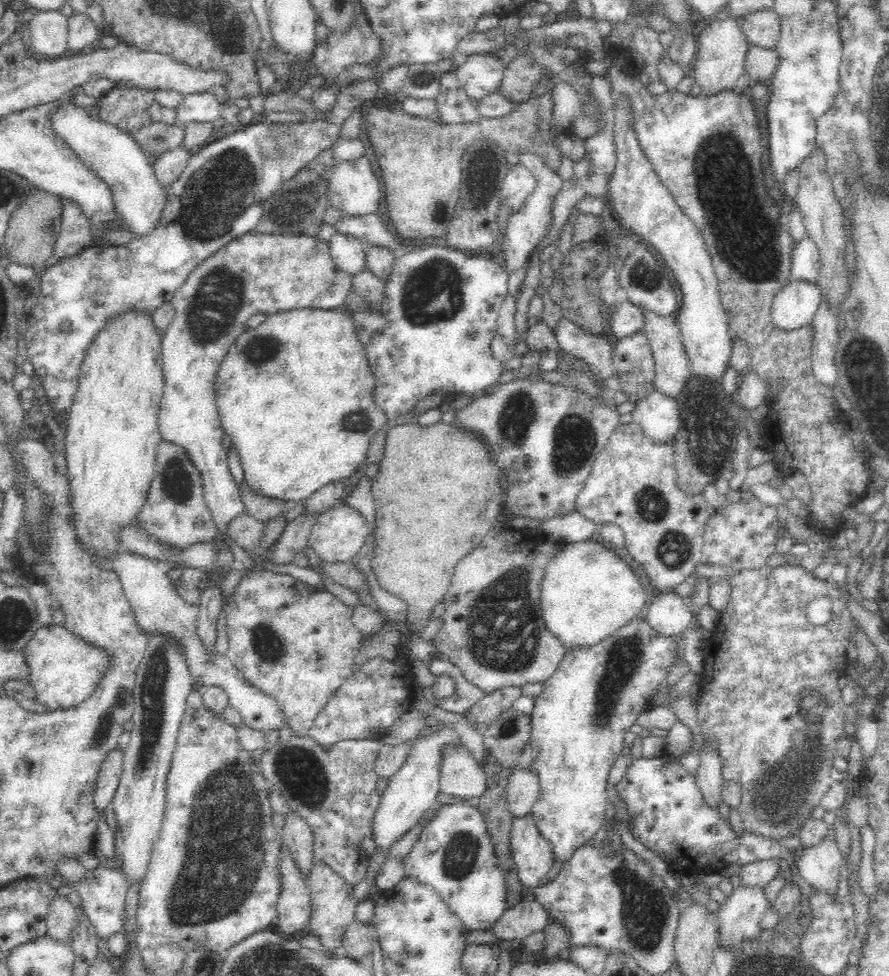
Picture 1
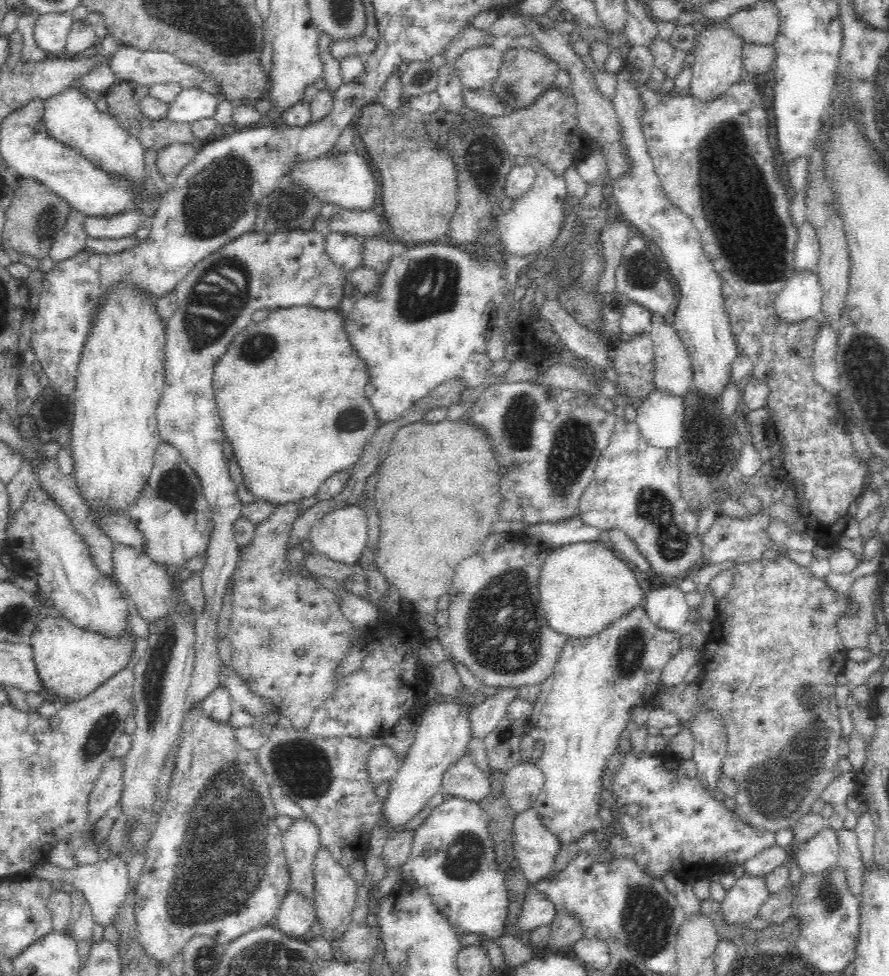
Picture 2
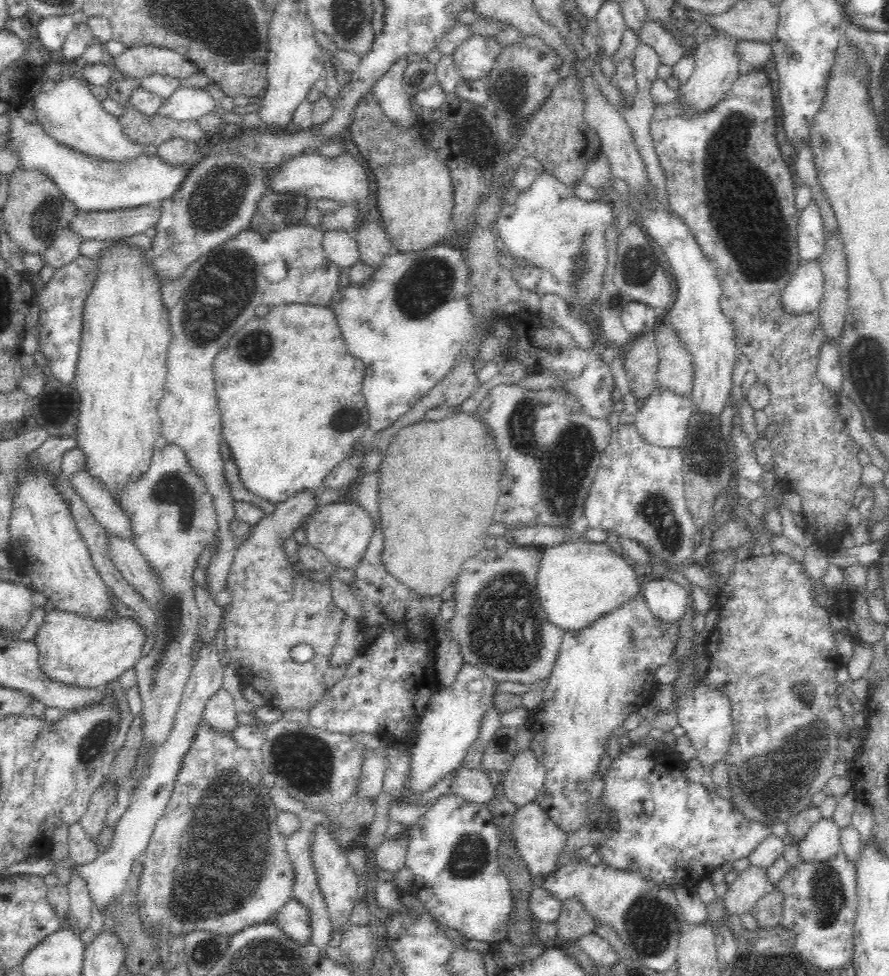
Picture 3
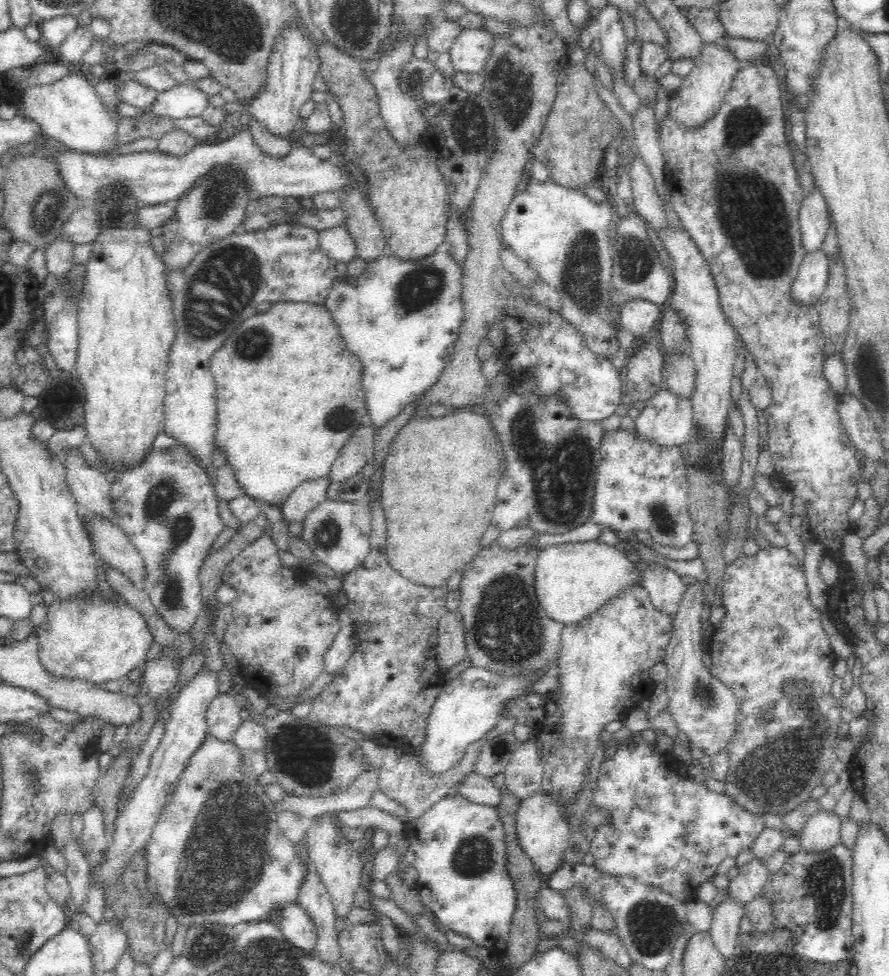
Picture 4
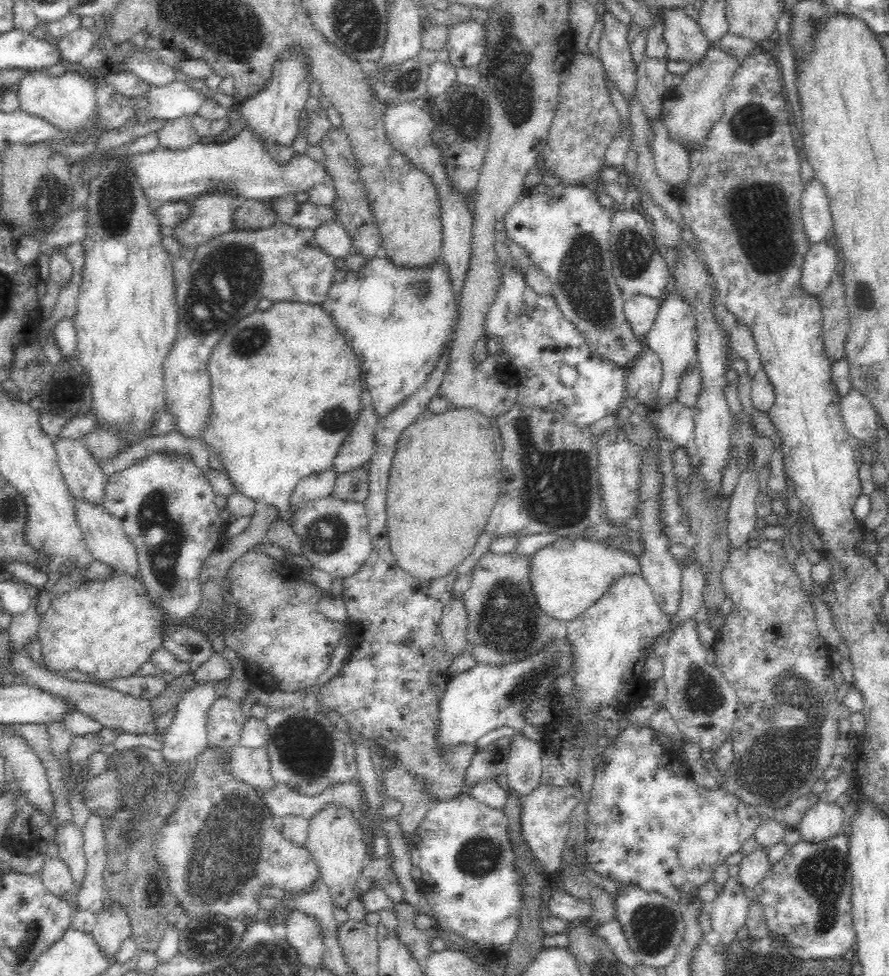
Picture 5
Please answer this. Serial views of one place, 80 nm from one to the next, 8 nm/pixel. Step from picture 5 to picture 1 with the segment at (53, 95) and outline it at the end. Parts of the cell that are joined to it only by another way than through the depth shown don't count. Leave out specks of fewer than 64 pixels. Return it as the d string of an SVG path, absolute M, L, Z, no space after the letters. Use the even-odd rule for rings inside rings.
M74 92L54 102L54 112L50 114L50 126L54 134L62 139L78 156L102 177L114 191L118 214L124 217L126 230L144 236L160 218L165 203L165 189L156 179L153 167L136 139L100 116L90 114L90 109L74 102Z

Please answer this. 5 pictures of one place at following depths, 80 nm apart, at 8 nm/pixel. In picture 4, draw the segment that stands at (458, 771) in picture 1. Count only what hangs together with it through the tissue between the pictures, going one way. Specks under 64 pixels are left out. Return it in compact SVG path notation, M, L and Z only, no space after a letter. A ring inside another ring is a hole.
M471 773L457 786L457 793L471 802L498 807L503 800L503 789L498 789L489 778Z

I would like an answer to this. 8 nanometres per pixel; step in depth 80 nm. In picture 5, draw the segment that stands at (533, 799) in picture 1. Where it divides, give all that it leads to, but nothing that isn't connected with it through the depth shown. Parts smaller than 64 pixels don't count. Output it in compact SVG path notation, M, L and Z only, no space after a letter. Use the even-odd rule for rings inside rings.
M511 736L509 759L505 770L509 790L519 798L542 784L541 742L522 736Z

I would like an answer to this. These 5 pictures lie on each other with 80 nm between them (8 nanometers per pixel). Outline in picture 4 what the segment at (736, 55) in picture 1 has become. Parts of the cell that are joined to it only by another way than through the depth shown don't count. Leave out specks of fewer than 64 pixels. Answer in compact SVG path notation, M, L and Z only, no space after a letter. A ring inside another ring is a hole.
M725 41L706 43L700 56L695 59L692 71L683 78L681 85L668 100L667 116L677 124L677 128L696 132L712 121L721 108L726 93L730 90L732 79L738 72L740 61L727 49Z

